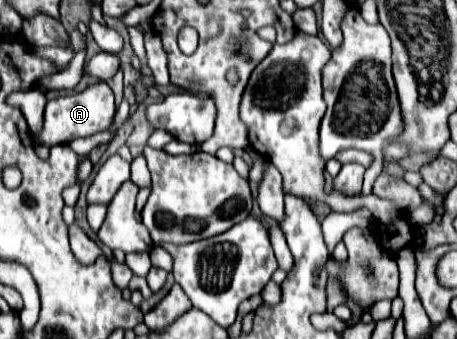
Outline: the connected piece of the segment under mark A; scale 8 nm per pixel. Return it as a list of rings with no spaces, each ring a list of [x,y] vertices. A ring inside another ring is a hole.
[[[100,82],[94,86],[88,86],[86,90],[82,90],[78,94],[68,94],[62,98],[48,100],[46,112],[44,112],[44,128],[40,134],[36,134],[36,138],[46,146],[66,144],[74,138],[86,138],[86,136],[104,132],[110,126],[114,112],[116,112],[114,92],[110,90],[110,86],[106,82]]]

